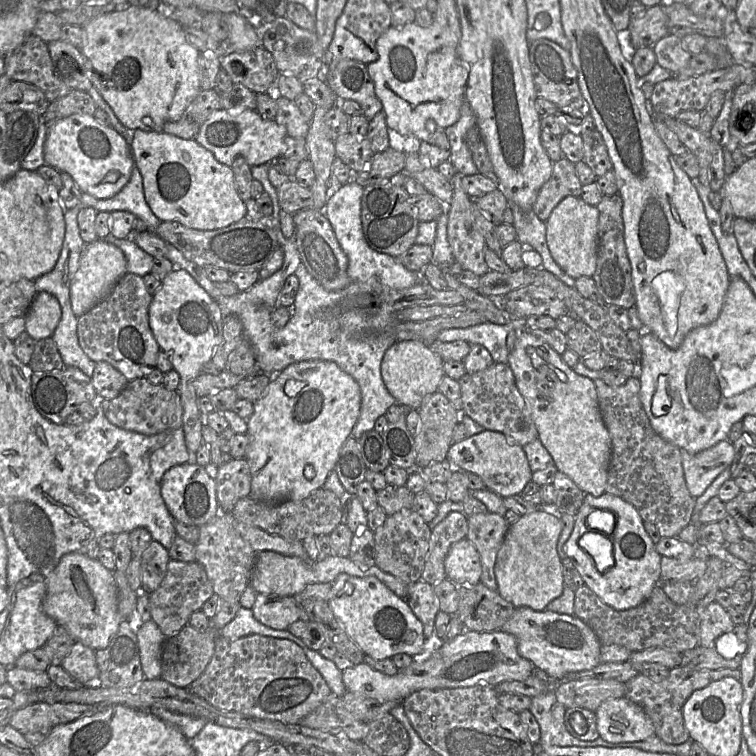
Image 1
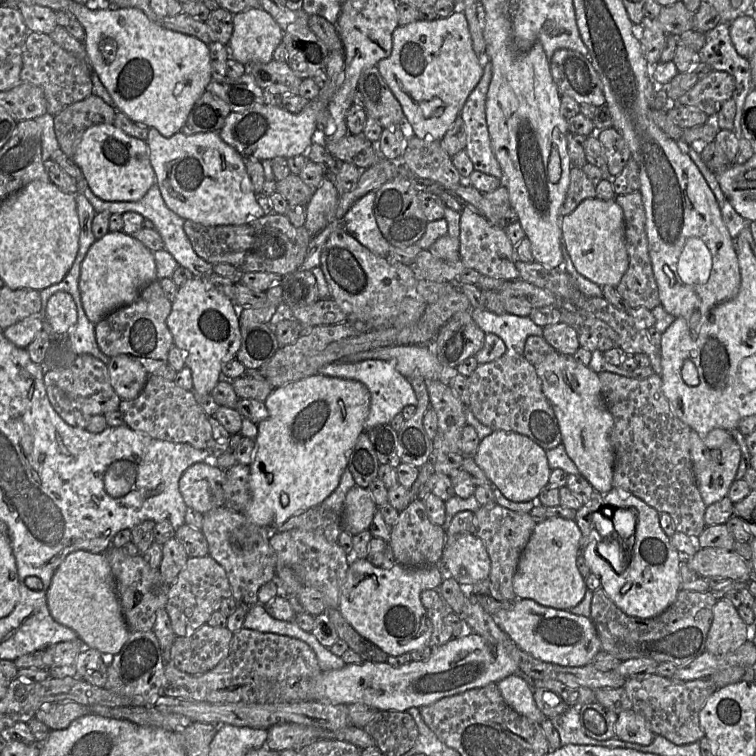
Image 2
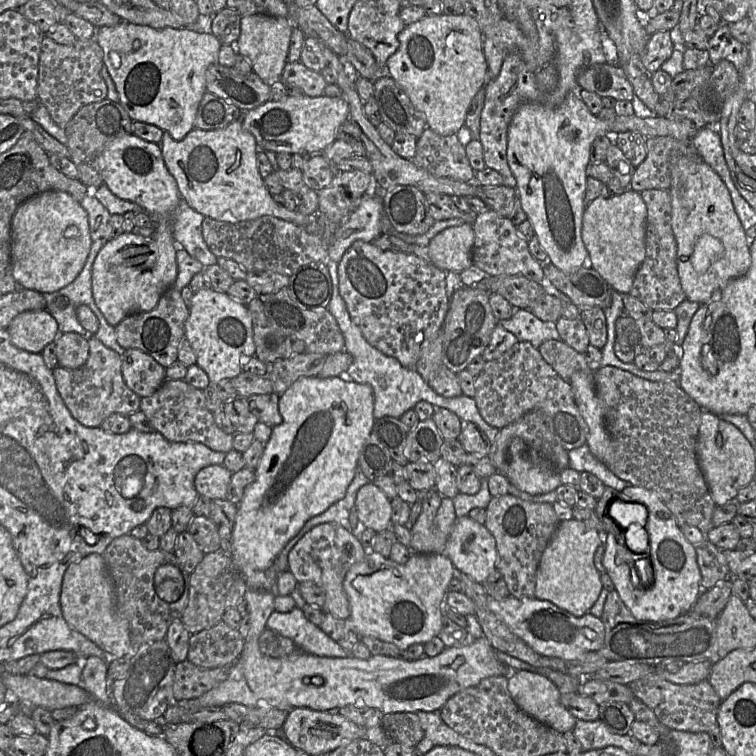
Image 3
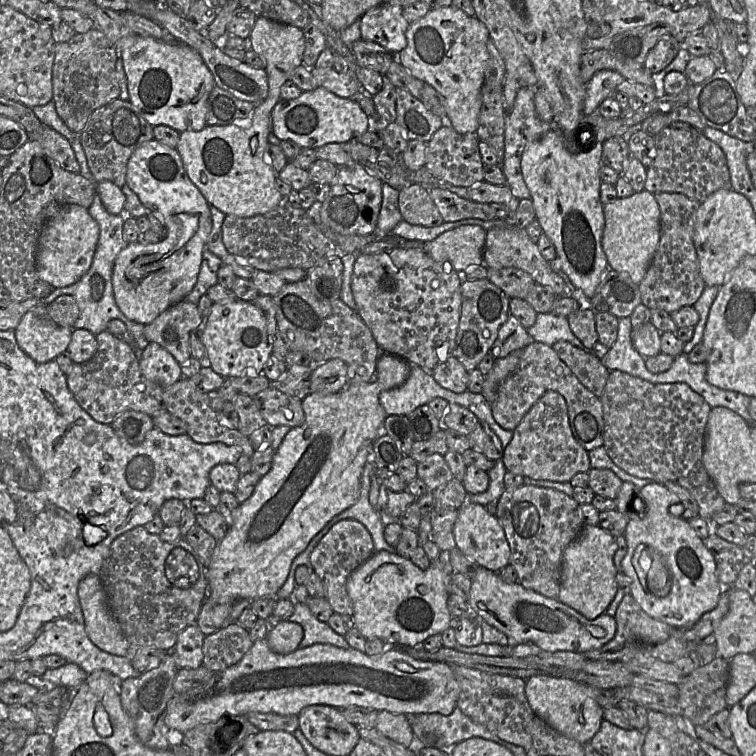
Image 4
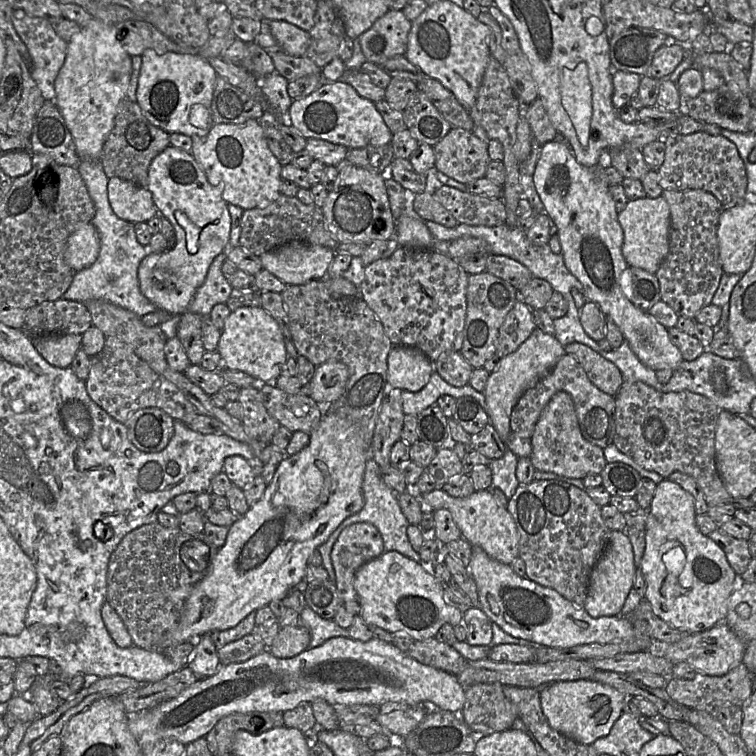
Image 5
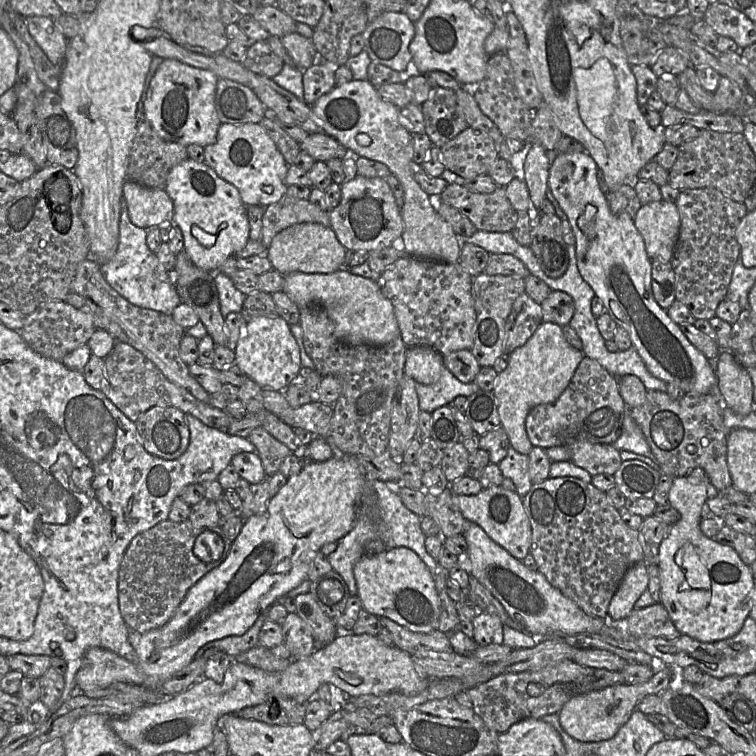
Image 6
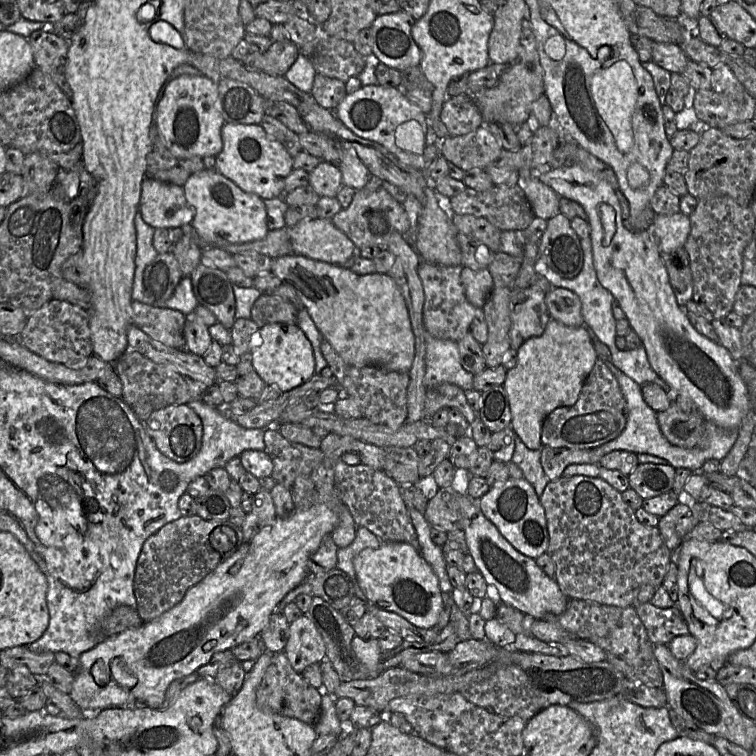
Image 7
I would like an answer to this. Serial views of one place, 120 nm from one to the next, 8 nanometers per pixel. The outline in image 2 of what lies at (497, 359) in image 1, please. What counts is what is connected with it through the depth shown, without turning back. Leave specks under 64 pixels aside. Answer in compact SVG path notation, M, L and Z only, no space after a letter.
M470 308L472 318L485 334L493 333L505 343L507 350L519 354L524 351L529 336L542 336L543 328L535 324L529 316L509 313L497 315L486 309Z

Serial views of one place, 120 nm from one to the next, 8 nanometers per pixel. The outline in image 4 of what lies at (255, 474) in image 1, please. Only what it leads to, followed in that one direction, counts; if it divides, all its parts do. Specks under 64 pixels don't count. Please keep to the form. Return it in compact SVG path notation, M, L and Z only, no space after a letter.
M382 353L373 382L353 384L331 394L311 392L301 399L304 423L291 427L285 435L275 450L270 471L260 478L251 497L238 506L233 525L215 548L208 571L208 599L219 604L233 604L242 599L254 601L276 597L296 557L332 518L358 501L364 466L388 416L379 395L382 391L402 385L409 376L411 365L398 356Z

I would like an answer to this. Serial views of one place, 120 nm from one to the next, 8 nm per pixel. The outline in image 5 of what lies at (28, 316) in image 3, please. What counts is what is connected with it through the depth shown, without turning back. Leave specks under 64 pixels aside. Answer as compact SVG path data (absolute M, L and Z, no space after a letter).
M48 334L31 339L35 349L49 364L70 368L76 353L81 349L82 335Z

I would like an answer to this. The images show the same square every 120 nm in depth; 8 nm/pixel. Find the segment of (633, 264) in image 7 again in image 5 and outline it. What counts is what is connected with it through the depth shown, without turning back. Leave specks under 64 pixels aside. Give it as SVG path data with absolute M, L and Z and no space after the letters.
M560 136L541 146L541 153L533 173L536 190L545 207L545 213L557 227L561 243L561 254L570 273L583 285L584 292L590 302L595 303L607 319L618 326L639 360L654 371L670 368L673 371L684 361L679 349L671 342L668 329L658 323L654 317L636 307L623 294L620 278L629 266L623 256L623 229L618 221L618 210L609 194L609 187L598 176L596 167L580 164L571 148Z

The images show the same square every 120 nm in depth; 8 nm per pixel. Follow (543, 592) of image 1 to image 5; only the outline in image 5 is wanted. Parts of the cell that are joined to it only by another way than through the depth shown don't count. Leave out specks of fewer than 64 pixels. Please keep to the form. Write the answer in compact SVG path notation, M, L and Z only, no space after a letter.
M611 531L606 547L589 576L587 597L583 604L585 611L593 618L619 616L633 588L635 575L636 566L629 537L622 531Z

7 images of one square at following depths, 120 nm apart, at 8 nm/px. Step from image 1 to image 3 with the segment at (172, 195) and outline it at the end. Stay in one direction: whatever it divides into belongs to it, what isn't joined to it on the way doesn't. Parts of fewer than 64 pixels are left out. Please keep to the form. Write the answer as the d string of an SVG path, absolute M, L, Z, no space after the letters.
M237 120L222 129L191 130L181 141L164 132L160 142L162 157L174 177L182 199L206 218L238 223L262 216L273 216L305 228L321 236L328 245L338 224L320 223L317 215L304 215L288 210L273 200L264 185L257 166L257 143L254 136Z

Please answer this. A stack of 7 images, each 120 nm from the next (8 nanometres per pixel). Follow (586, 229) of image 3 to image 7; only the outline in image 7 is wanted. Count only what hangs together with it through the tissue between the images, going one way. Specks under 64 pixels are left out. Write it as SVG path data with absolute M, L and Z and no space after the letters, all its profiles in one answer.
M682 212L655 215L649 230L662 254L684 248L691 230L689 217Z

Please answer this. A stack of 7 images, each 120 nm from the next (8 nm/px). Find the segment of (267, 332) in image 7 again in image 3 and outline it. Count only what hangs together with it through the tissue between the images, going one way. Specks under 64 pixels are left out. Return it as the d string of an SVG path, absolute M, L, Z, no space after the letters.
M212 288L195 292L189 304L189 316L185 321L184 330L184 337L196 355L196 364L206 372L210 385L216 386L223 380L231 381L242 372L243 364L255 356L253 325L248 307L235 301L227 293Z

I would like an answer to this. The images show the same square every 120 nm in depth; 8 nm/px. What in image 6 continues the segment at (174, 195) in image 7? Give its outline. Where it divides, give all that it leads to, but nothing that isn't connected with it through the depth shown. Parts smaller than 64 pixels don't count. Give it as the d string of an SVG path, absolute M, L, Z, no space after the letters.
M126 181L123 186L123 200L130 221L138 227L149 228L172 223L174 204L164 189Z

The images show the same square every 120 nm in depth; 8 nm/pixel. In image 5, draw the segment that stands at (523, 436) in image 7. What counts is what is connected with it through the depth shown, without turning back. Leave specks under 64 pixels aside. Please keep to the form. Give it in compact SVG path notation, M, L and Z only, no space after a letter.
M536 328L516 351L501 358L494 370L490 373L483 394L491 424L503 442L506 443L512 434L510 416L519 398L527 389L534 386L541 378L547 375L565 354L564 346L554 335Z

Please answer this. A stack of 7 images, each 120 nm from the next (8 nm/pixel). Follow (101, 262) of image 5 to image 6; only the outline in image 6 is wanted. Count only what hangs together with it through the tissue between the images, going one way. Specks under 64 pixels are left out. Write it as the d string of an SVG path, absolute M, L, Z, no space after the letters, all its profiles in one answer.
M123 200L117 250L111 259L100 264L100 270L107 283L131 304L171 315L182 301L176 286L169 280L169 272L162 267L155 253L147 246L146 237L146 229L130 221Z

